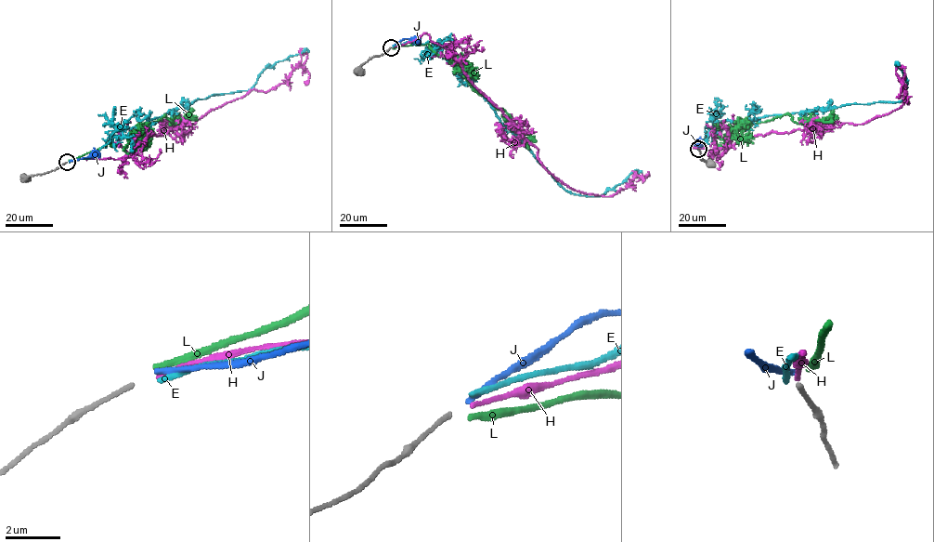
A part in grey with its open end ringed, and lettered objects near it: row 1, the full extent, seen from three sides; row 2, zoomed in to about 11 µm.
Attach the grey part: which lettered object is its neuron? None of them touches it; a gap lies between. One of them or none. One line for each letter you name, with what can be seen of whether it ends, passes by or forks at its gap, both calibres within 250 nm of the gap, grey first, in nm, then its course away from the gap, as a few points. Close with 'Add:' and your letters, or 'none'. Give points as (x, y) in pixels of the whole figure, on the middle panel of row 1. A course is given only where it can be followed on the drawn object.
H: it ends; calibres 160 and 140 nm; course (393, 47), (423, 33), (442, 45), (536, 147), (548, 171), (576, 190), (610, 196), (636, 176), (645, 178)
Add: H

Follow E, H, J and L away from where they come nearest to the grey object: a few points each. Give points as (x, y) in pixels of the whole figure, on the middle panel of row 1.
E: (393, 46), (407, 41), (434, 43), (469, 80), (499, 120), (573, 193), (601, 196), (636, 170), (642, 173)
H: (393, 47), (423, 33), (442, 45), (536, 147), (548, 171), (576, 190), (610, 196), (636, 176), (645, 178)
J: (393, 46), (404, 39), (416, 38)
L: (393, 47), (428, 44), (436, 54), (459, 64), (469, 85), (498, 109), (504, 111), (527, 140), (526, 144)

